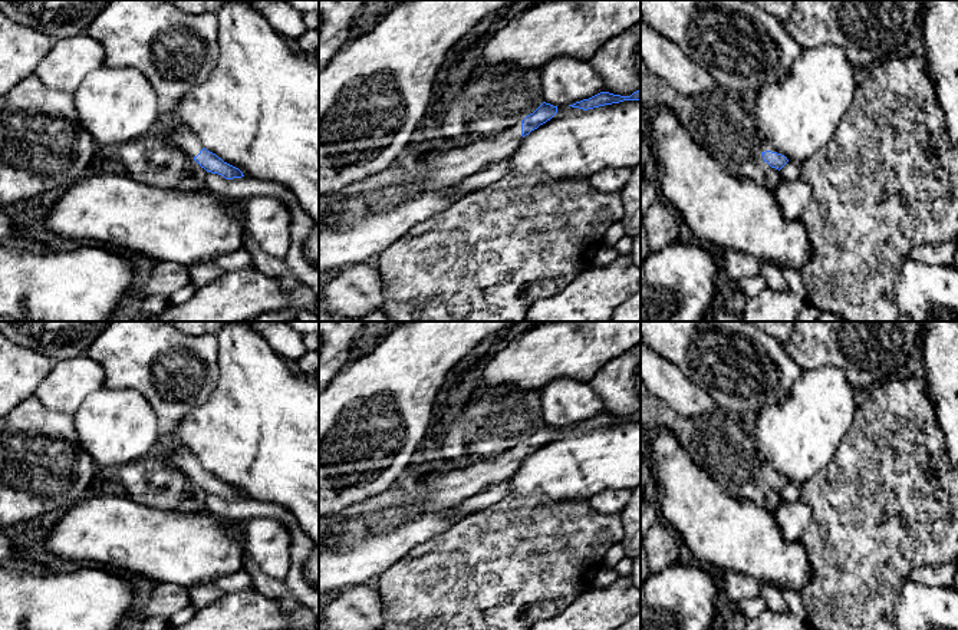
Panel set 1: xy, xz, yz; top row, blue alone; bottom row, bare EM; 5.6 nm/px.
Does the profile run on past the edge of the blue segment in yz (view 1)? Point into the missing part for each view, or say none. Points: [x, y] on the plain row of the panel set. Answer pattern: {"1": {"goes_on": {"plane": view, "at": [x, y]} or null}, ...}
{"1": {"goes_on": {"plane": "yz", "at": [764, 467]}}}

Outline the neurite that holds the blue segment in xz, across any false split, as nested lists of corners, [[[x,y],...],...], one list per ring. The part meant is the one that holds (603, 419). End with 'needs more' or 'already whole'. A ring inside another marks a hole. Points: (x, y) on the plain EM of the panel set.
[[[641,412],[633,413],[631,418],[620,418],[620,416],[613,416],[609,413],[600,413],[589,420],[583,420],[569,428],[587,432],[587,431],[605,428],[605,426],[619,425],[623,422],[641,422]]]; already whole

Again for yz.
[[[761,459],[760,472],[764,484],[771,489],[781,491],[789,481],[781,476],[766,459]]]; needs more

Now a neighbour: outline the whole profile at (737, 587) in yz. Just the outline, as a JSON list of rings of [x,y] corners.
[[[724,571],[722,591],[731,601],[760,597],[761,583],[738,573]]]

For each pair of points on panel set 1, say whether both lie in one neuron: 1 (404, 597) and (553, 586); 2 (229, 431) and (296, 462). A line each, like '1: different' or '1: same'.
1: same
2: same

